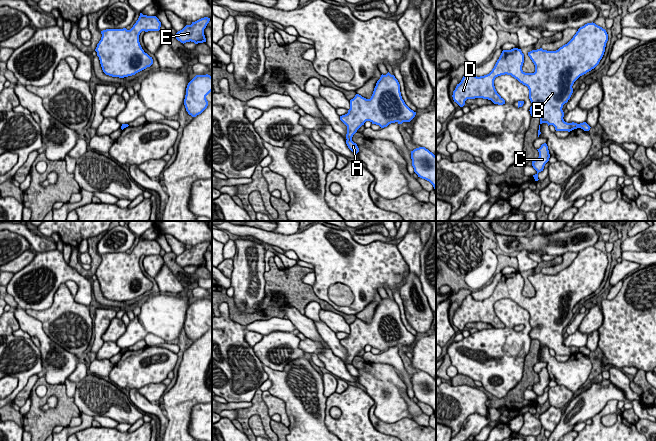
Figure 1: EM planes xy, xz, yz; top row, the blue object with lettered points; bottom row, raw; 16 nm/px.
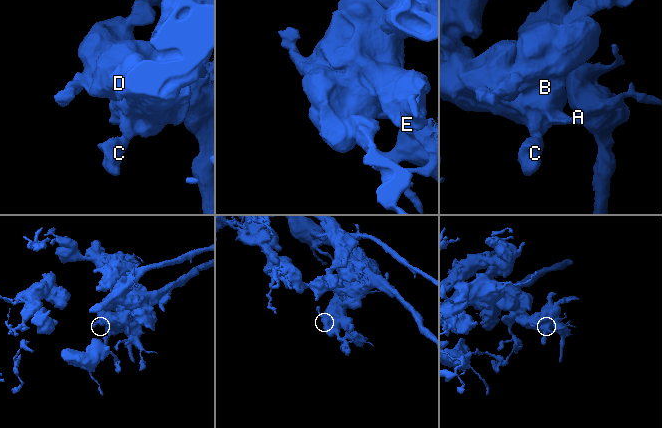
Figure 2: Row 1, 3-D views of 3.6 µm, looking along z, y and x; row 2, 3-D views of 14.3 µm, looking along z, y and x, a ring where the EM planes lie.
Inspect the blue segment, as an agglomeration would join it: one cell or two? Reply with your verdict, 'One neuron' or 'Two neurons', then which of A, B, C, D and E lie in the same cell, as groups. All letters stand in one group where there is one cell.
Two neurons. Groups: A / B C D E

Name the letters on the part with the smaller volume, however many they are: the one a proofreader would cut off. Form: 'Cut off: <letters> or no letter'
Cut off: A

